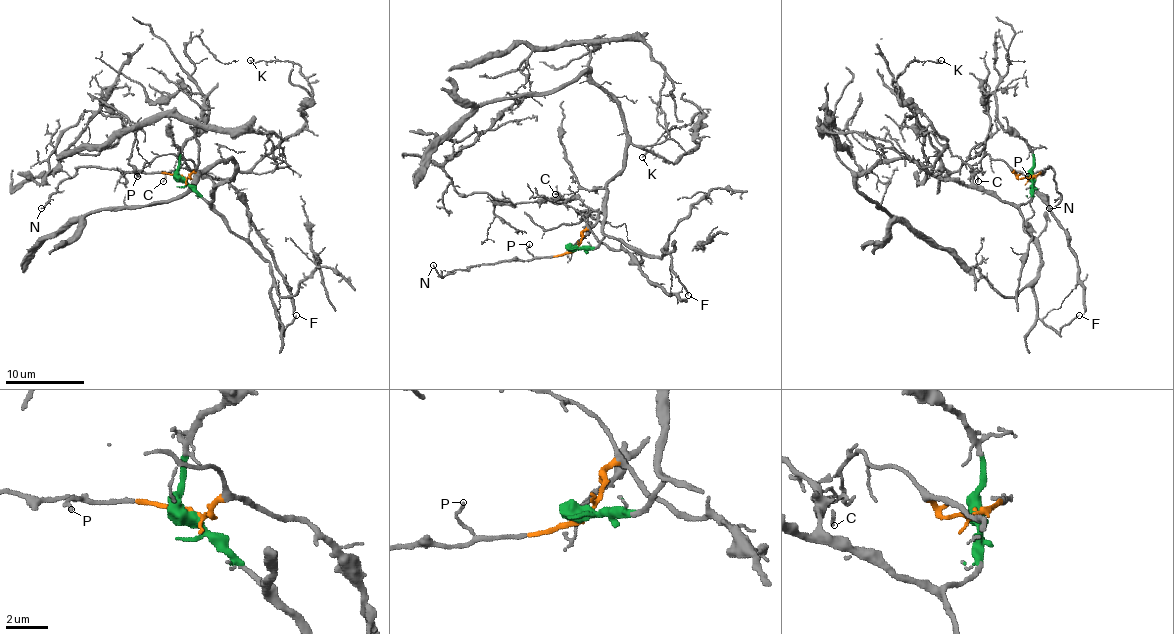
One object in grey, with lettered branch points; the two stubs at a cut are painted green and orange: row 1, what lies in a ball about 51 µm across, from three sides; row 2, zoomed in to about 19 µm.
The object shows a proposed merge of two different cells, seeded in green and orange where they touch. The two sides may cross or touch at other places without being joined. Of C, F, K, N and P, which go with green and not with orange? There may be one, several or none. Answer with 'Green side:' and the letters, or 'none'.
Green side: C, F, K

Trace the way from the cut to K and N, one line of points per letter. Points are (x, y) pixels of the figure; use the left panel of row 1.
K: (184, 176), (211, 205), (215, 188), (250, 170), (305, 121), (311, 86), (301, 68), (285, 60), (250, 60)
N: (184, 176), (82, 166), (41, 207)

